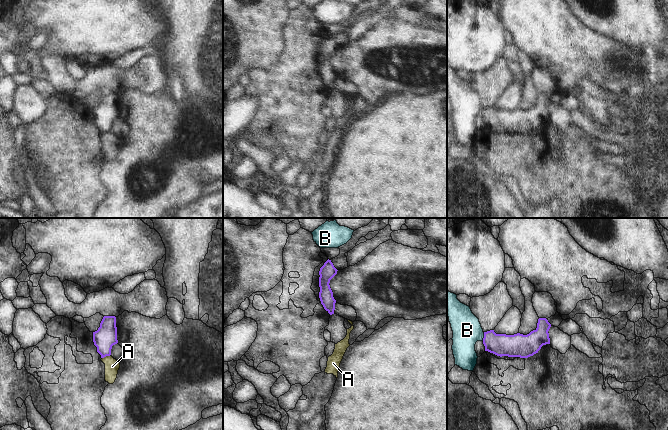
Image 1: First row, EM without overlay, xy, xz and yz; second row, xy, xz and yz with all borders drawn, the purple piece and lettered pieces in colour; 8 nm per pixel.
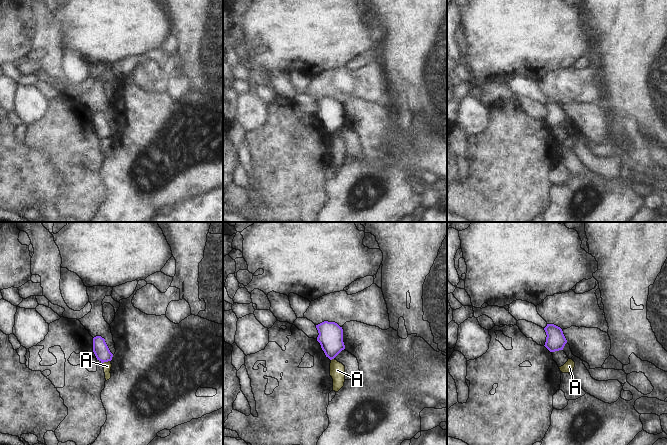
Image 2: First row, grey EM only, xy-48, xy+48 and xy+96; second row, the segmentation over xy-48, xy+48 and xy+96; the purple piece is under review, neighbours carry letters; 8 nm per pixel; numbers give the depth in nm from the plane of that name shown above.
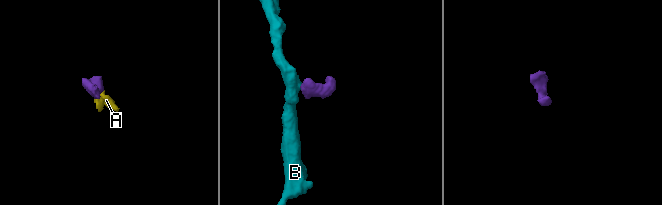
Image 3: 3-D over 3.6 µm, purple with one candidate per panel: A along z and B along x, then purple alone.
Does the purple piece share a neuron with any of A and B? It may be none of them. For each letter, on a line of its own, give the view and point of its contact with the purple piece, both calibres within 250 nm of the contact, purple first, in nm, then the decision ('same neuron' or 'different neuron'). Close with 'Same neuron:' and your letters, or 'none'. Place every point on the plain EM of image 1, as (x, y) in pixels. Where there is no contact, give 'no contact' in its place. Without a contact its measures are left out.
A: meets purple in xy at (106, 131); 180 nm thick on the purple side, 120 nm on the other; different neuron
B: meets purple in yz at (484, 112); 180 nm thick on the purple side, 240 nm on the other; same neuron
Same neuron: B

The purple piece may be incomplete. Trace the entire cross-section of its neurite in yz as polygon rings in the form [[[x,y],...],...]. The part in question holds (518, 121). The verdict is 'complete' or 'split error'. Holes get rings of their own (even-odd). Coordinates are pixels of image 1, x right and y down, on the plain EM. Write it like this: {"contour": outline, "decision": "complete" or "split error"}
{"contour": [[[447,67],[447,90],[453,107],[453,131],[455,141],[463,146],[473,147],[477,140],[477,129],[475,120],[477,117],[482,117],[485,122],[485,127],[493,129],[497,132],[520,133],[528,134],[538,129],[543,121],[550,120],[549,105],[551,100],[546,94],[539,94],[537,104],[527,111],[520,109],[514,111],[496,110],[494,106],[484,108],[479,95],[472,89],[469,82],[461,79],[457,75],[457,71]]], "decision": "split error"}

